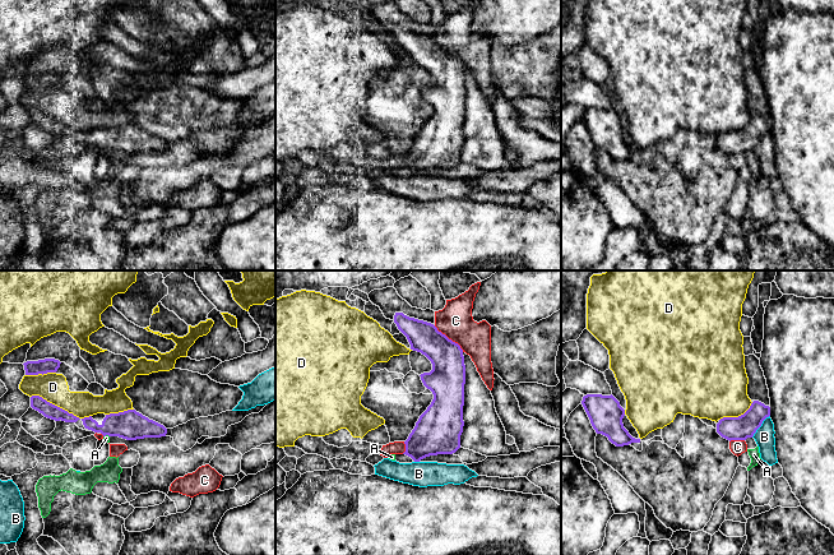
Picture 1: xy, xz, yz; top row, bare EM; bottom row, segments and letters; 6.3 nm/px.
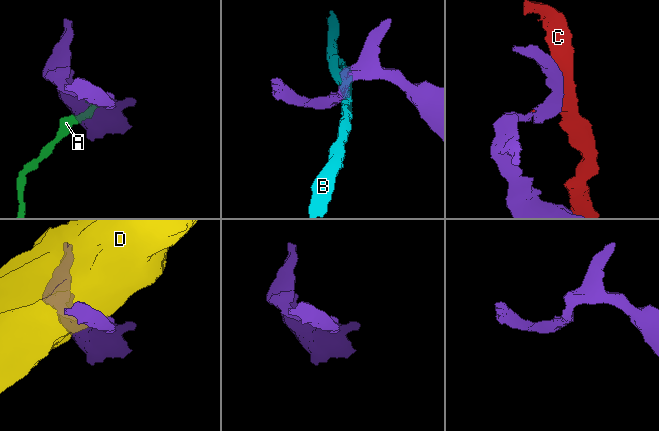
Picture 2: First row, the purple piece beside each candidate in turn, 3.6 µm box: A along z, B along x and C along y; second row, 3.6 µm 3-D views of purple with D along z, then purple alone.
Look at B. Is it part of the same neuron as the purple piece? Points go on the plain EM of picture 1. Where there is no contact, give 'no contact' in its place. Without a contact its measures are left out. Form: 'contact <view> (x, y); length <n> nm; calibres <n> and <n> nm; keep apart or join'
contact yz (760, 139); length 180 nm; calibres 150 and 130 nm; keep apart

